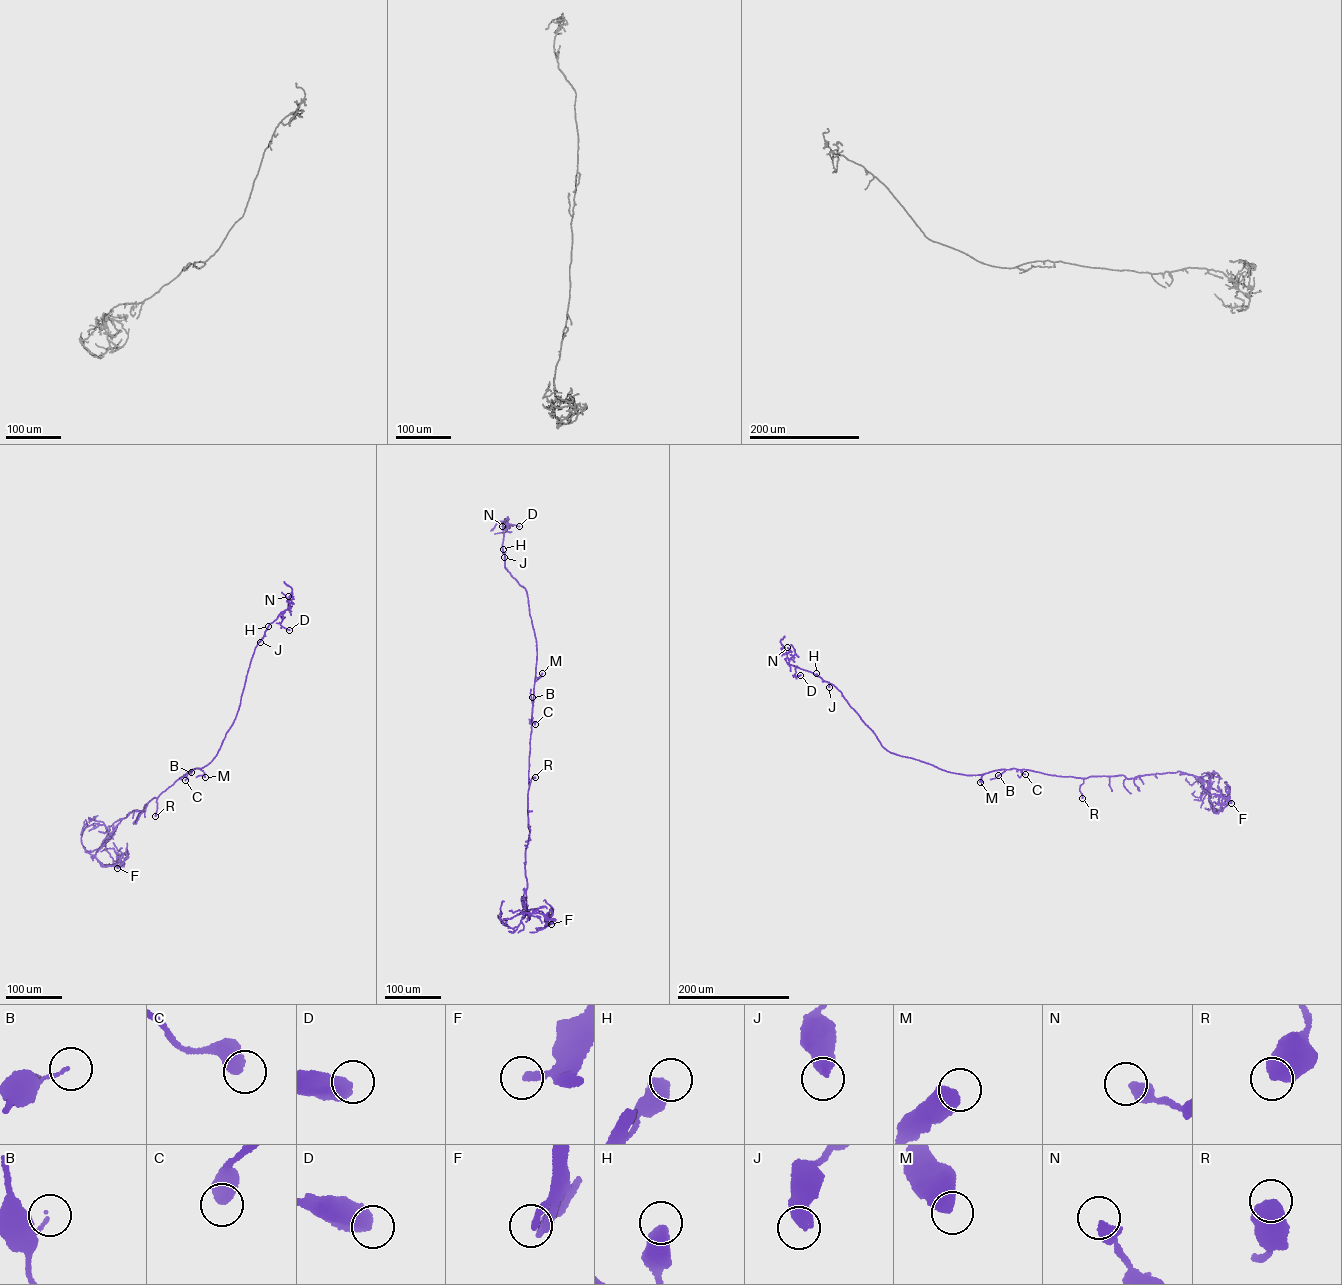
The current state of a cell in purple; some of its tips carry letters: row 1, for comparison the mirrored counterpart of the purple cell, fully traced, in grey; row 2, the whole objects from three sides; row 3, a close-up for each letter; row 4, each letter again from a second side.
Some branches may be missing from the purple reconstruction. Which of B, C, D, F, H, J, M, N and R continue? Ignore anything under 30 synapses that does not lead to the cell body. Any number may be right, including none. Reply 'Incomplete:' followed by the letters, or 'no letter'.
Incomplete: no letter

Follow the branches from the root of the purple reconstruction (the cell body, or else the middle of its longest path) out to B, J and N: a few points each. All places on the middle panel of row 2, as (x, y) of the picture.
B: (552, 919), (551, 923), (546, 920), (537, 908), (526, 913), (532, 697)
J: (552, 919), (537, 908), (526, 913), (537, 647), (526, 591), (505, 568), (504, 557)
N: (552, 919), (537, 908), (526, 913), (537, 647), (526, 591), (505, 567), (506, 522), (502, 526)

